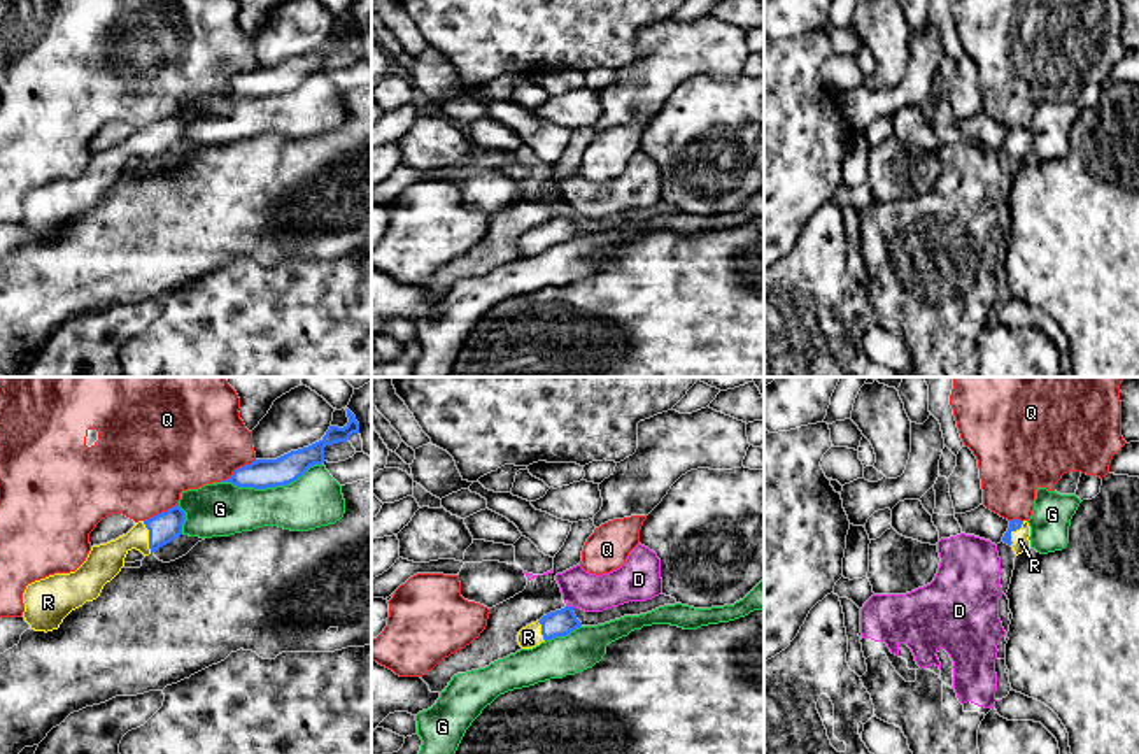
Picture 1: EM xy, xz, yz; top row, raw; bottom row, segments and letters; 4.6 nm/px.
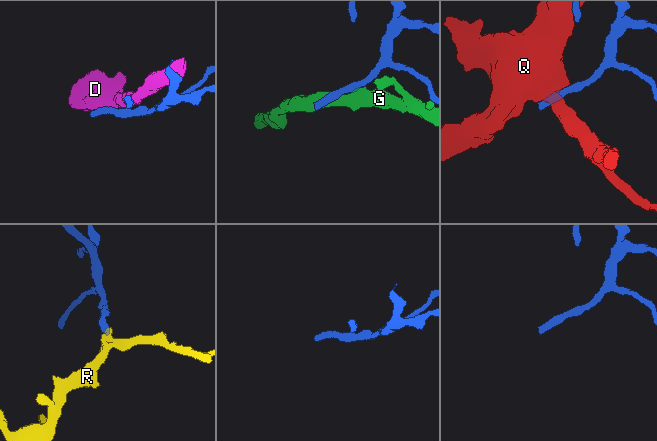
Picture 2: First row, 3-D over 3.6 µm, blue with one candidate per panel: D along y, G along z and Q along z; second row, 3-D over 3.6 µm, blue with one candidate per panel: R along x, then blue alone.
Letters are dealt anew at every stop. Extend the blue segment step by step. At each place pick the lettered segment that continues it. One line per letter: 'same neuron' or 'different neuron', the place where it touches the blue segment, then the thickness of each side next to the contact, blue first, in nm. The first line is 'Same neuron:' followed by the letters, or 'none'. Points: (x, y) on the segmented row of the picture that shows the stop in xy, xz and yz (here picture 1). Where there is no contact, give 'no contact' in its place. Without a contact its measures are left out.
Same neuron: R
D: different neuron | xz (570, 607) | 120/180 nm
G: different neuron | xy (270, 486) | 140/260 nm
Q: different neuron | xy (237, 469) | 140/440 nm
R: same neuron | xy (149, 537) | 140/160 nm

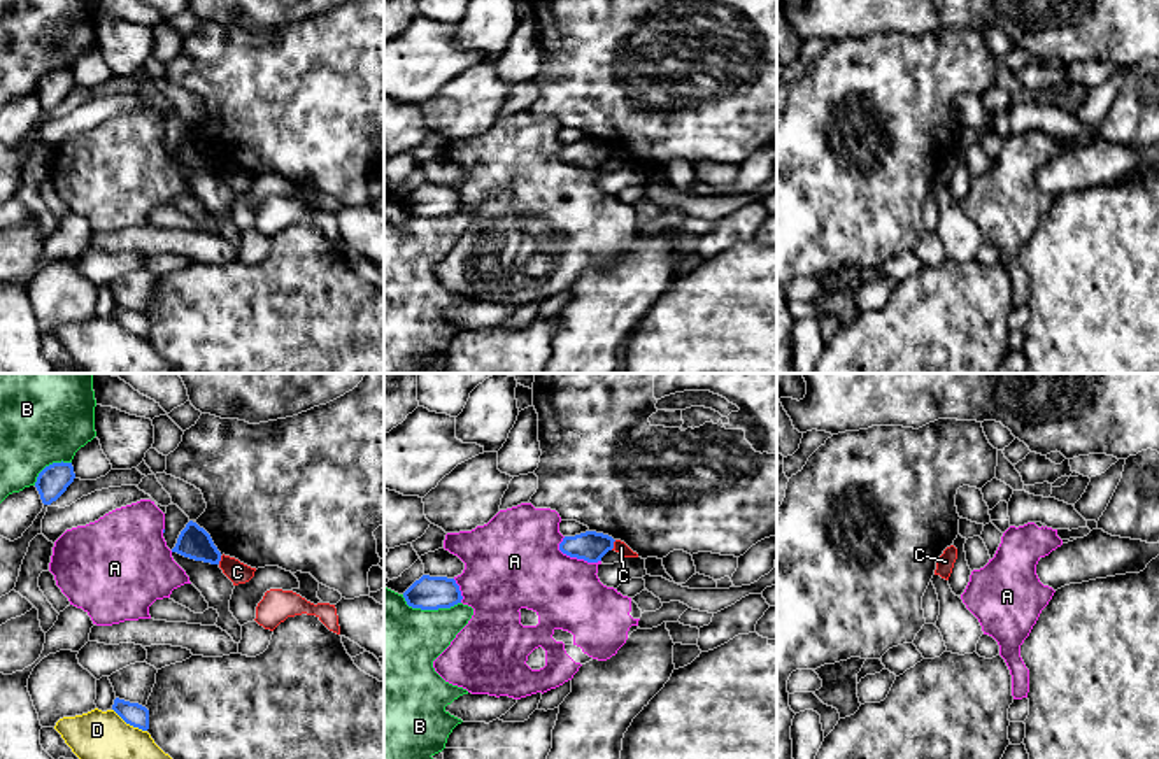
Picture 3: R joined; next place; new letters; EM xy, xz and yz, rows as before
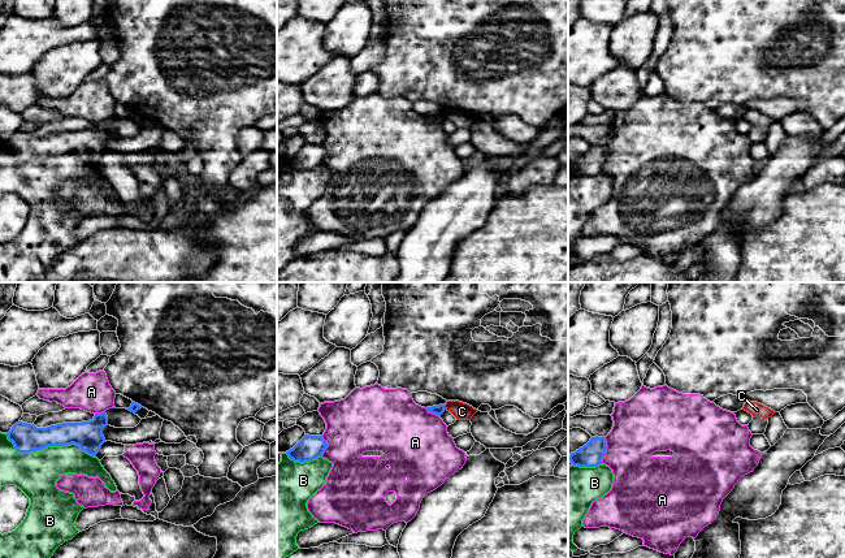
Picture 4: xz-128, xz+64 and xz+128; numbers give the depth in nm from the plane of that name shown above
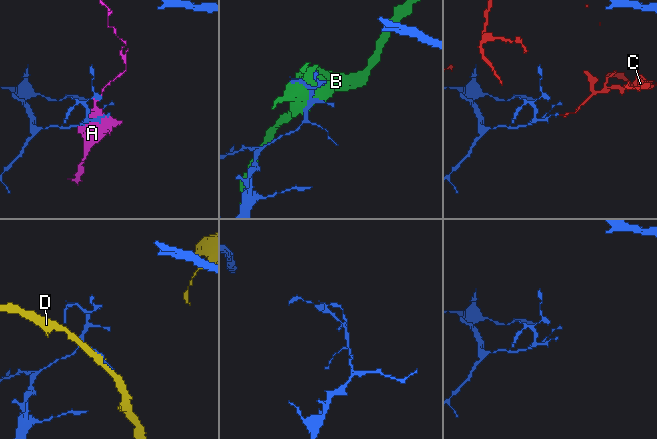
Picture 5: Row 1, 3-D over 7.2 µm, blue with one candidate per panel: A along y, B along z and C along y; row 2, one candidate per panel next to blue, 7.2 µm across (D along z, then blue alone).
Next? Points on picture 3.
Same neuron: none
A: different neuron | xz (577, 558) | 140/360 nm
B: different neuron | xz (430, 609) | 160/400 nm
C: different neuron | xz (612, 546) | 140/60 nm
D: different neuron | xy (130, 724) | 110/220 nm

